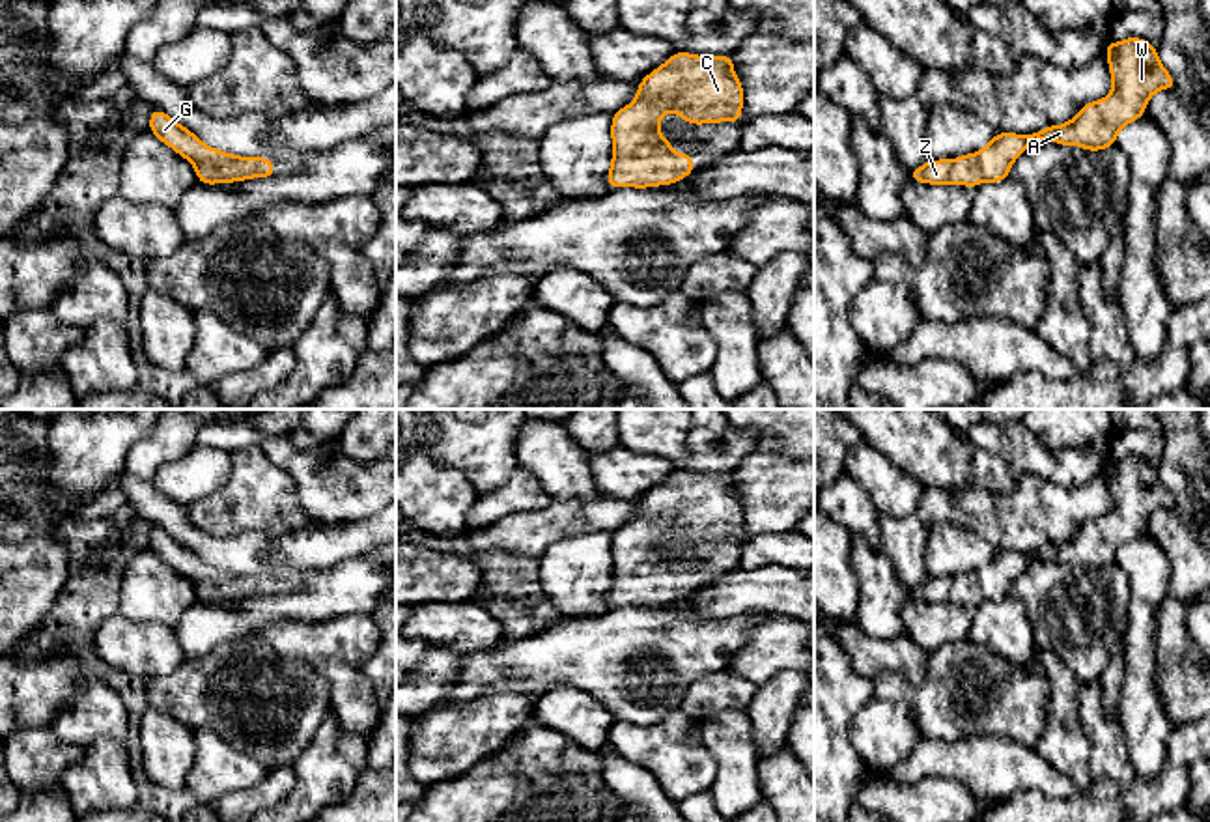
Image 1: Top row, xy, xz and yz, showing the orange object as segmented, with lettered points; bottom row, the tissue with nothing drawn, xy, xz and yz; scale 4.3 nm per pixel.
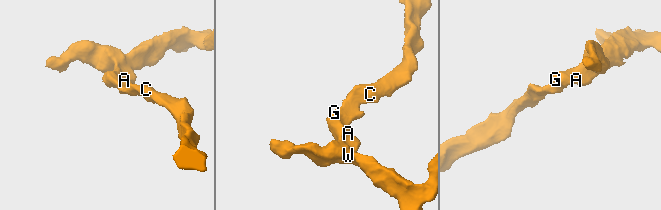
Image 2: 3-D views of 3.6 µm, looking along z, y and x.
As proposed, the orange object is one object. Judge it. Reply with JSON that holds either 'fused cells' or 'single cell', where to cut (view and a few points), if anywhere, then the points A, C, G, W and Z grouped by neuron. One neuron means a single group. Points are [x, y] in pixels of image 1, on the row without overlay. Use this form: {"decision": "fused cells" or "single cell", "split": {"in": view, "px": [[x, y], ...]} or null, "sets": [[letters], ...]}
{"decision": "single cell", "split": null, "sets": [["A", "C", "G", "W", "Z"]]}

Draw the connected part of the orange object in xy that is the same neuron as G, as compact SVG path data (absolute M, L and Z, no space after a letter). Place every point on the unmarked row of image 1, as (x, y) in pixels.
M153 527L148 546L194 585L198 600L204 603L274 594L274 583L269 575L239 575L211 566L159 527Z

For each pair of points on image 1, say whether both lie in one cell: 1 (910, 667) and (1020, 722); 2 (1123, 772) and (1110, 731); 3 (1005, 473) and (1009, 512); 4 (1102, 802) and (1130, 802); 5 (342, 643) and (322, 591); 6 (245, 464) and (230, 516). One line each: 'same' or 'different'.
1: different
2: same
3: different
4: same
5: different
6: same

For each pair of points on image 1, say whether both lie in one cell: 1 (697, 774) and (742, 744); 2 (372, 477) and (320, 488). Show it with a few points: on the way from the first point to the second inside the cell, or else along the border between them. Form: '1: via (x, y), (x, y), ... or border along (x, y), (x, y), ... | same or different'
1: border along (697, 723), (716, 763), (708, 789) | different
2: via (359, 486), (333, 488) | same

